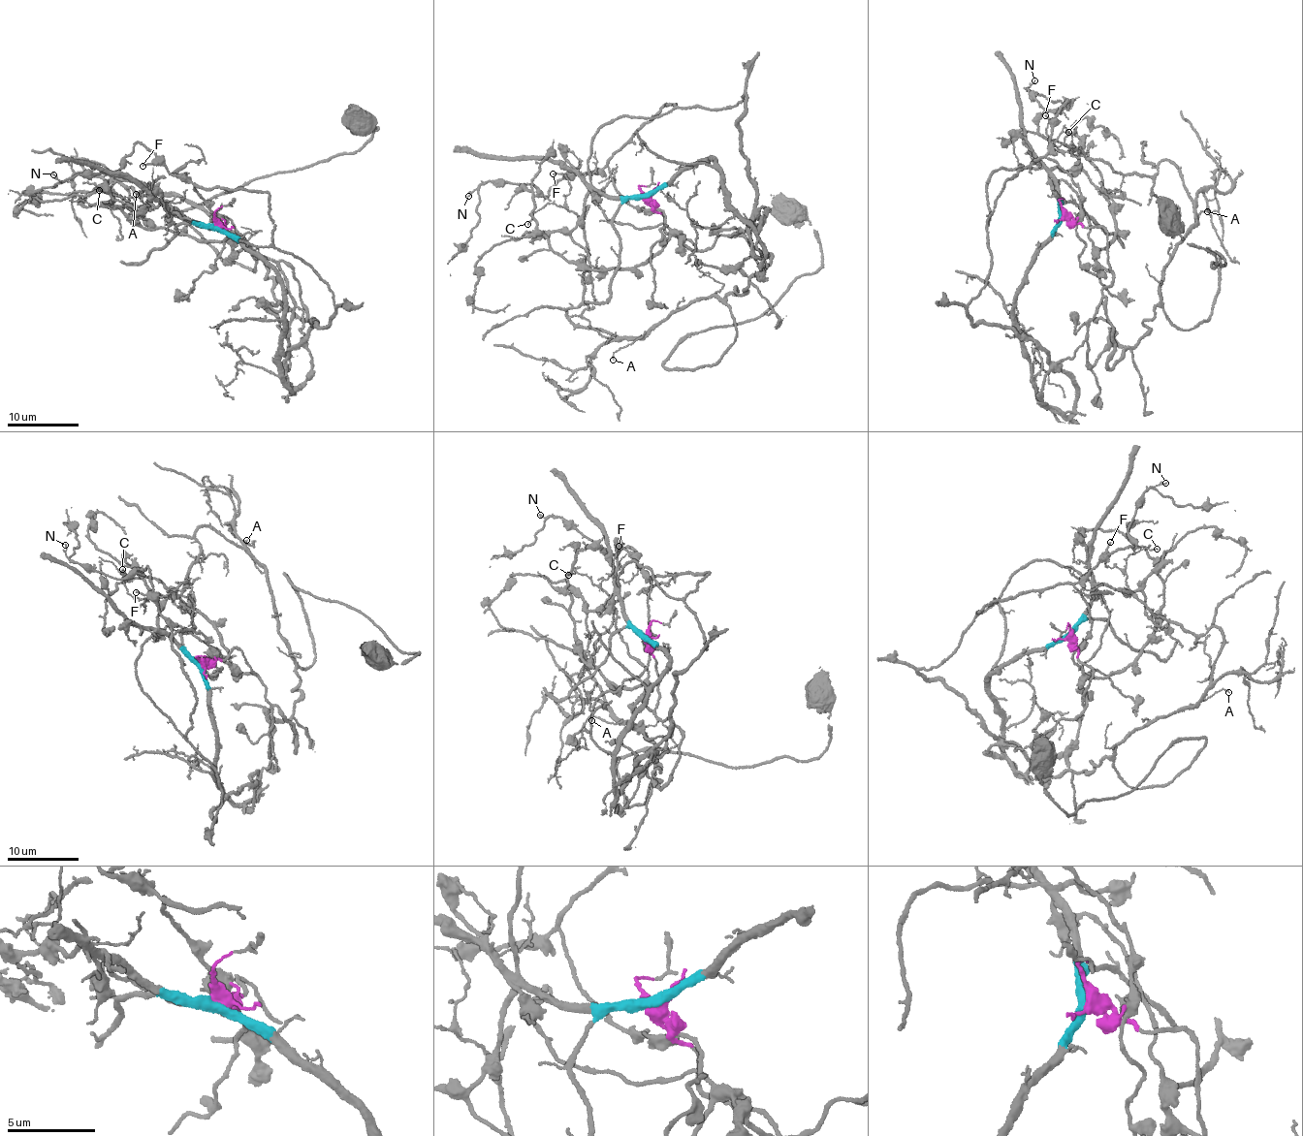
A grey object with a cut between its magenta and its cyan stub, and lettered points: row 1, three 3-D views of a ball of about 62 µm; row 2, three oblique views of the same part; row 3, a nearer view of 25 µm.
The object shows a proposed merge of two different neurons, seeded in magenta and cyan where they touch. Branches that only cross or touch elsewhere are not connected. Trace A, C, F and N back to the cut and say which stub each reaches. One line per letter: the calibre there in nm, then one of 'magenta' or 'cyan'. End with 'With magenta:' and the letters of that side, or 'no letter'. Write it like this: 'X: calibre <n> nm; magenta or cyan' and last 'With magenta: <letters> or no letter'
A: calibre 110 nm; magenta
C: calibre 120 nm; magenta
F: calibre 130 nm; cyan
N: calibre 140 nm; cyan
With magenta: A, C

